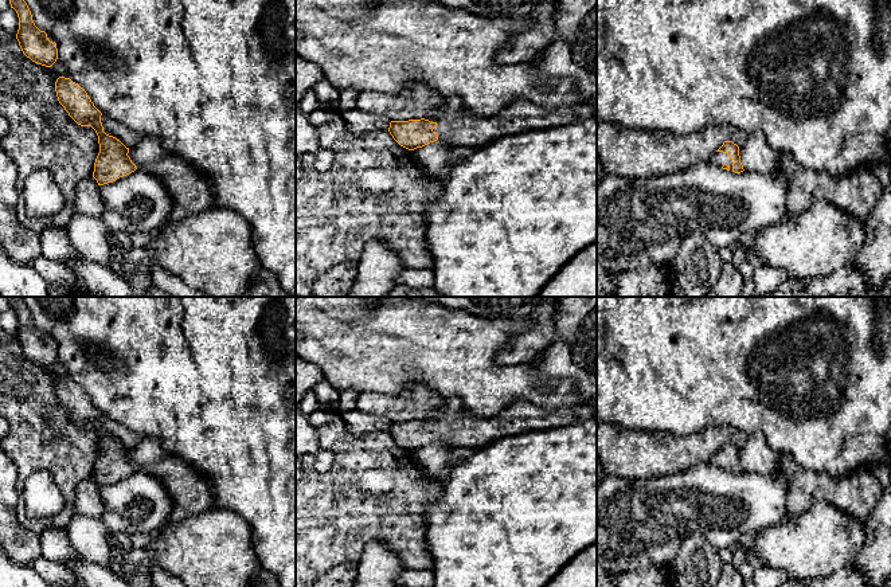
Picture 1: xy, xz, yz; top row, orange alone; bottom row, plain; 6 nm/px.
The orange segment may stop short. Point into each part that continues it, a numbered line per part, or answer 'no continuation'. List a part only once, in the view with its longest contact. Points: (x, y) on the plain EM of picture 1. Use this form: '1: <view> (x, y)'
1: yz (719, 458)

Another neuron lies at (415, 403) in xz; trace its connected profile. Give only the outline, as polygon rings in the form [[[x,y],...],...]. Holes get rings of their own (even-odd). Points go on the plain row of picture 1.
[[[414,386],[398,395],[359,392],[356,408],[390,422],[430,420],[445,411],[438,395],[425,386]]]

